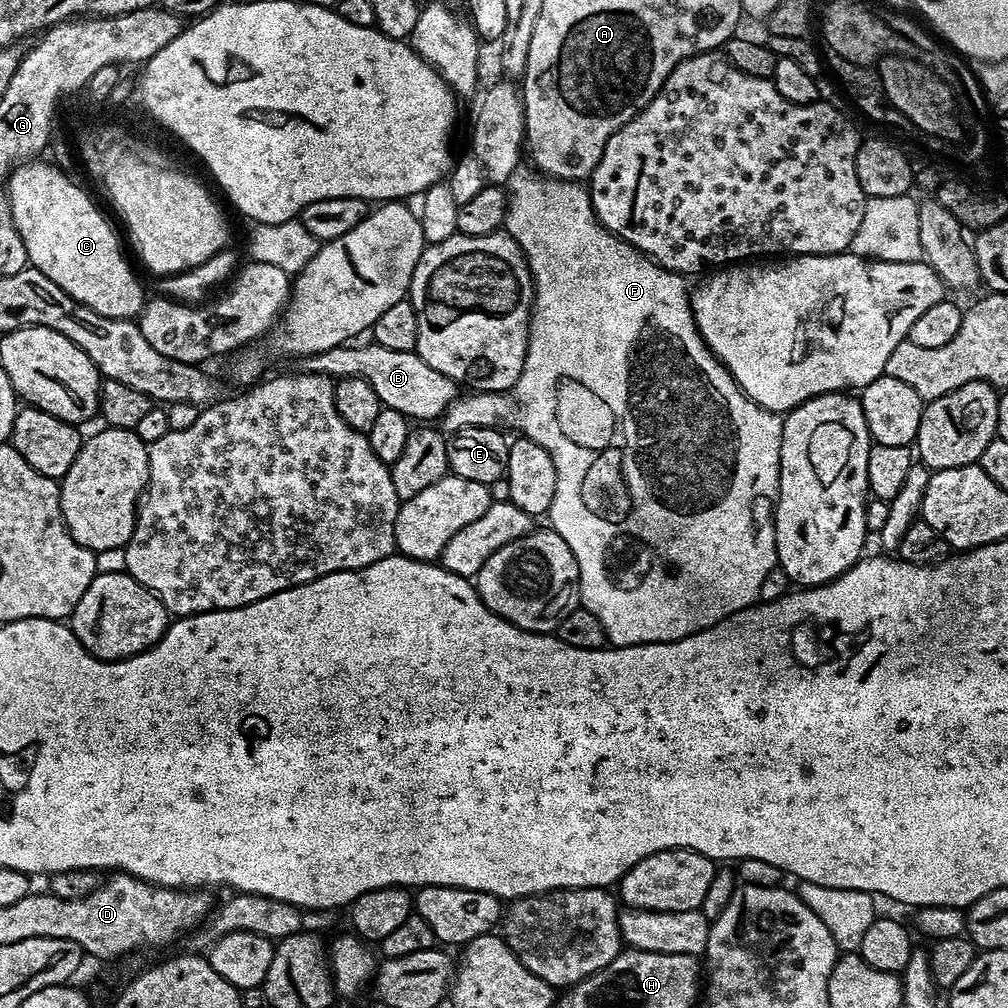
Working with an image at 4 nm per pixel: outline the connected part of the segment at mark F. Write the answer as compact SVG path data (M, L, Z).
M517 170L506 181L508 212L503 227L524 251L528 269L532 271L534 291L532 314L528 317L528 349L514 389L514 404L524 431L521 433L548 451L556 475L554 494L546 513L547 523L560 535L562 542L570 546L570 554L574 554L574 562L578 562L580 604L594 614L611 647L665 644L693 636L757 603L766 574L778 566L774 522L784 416L754 403L708 349L692 317L690 284L685 277L661 268L655 260L649 260L643 252L606 231L592 211L587 187L570 180L553 180L535 170L527 171Z

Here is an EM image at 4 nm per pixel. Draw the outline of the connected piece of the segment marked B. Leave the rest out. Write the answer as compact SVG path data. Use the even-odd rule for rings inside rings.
M367 343L331 348L303 357L298 364L299 371L323 374L329 378L356 376L370 382L383 407L398 410L412 422L432 422L435 416L436 419L443 417L445 410L456 401L457 384L444 374L438 374L438 370L430 370L430 366L426 366L426 362L422 362L422 358L415 352L386 350L386 346L381 344Z

